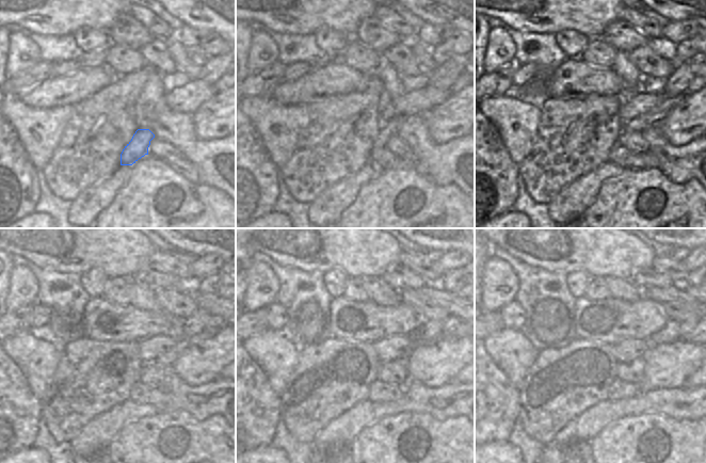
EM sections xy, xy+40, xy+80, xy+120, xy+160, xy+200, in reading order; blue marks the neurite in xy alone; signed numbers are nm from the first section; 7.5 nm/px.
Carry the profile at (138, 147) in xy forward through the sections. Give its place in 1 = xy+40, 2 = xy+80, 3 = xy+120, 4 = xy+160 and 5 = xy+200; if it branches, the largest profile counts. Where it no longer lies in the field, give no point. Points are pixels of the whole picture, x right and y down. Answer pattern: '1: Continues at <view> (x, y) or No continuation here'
1: Continues at xy+40 (389, 128)
2: Continues at xy+80 (653, 117)
3: Continues at xy+120 (166, 360)
4: Continues at xy+160 (452, 334)
5: Continues at xy+200 (691, 337).

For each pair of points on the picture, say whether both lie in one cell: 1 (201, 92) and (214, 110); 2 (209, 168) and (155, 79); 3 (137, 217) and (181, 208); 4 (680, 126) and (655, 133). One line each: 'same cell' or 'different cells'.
1: different cells
2: same cell
3: same cell
4: different cells

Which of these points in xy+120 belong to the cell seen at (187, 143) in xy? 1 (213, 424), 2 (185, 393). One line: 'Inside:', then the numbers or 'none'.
Inside: 2

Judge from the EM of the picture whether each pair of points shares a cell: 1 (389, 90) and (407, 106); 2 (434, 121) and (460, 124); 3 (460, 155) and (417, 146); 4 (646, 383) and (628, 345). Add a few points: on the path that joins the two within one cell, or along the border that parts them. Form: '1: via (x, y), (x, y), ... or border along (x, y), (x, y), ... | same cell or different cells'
1: border along (404, 93), (394, 105), (395, 115) | different cells
2: via (440, 121), (453, 121) | same cell
3: via (449, 155), (432, 155), (428, 152) | same cell
4: border along (650, 345), (640, 356) | different cells

